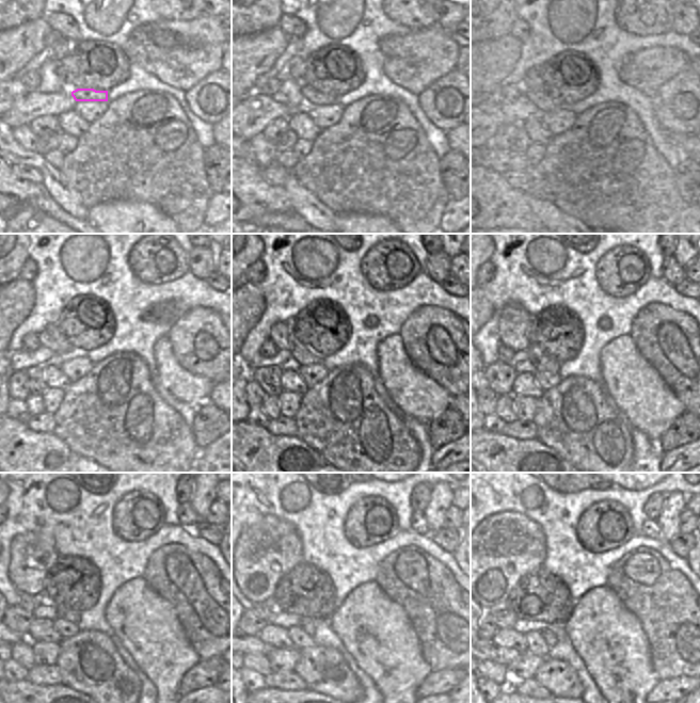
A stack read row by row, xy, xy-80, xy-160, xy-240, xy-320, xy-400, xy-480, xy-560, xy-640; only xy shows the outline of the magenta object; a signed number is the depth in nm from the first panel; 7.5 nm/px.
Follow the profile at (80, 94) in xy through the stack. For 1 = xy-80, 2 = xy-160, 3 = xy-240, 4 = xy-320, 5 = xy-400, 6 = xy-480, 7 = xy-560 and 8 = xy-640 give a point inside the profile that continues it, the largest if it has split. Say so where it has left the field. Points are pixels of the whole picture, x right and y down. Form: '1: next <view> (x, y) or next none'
1: next xy-80 (312, 97)
2: next xy-160 (540, 98)
3: next xy-240 (46, 338)
4: next xy-320 (279, 334)
5: next xy-400 (513, 323)
6: next xy-480 (32, 554)
7: next xy-560 (264, 553)
8: next xy-640 (503, 548)

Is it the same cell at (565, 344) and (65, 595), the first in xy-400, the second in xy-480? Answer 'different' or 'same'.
same

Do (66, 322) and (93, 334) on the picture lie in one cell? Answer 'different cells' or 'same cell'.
same cell

